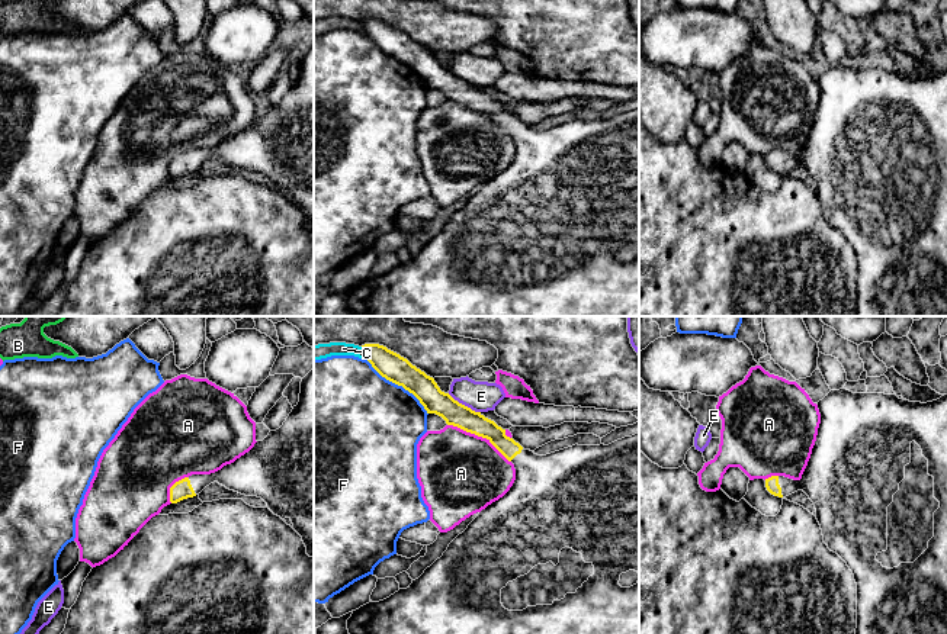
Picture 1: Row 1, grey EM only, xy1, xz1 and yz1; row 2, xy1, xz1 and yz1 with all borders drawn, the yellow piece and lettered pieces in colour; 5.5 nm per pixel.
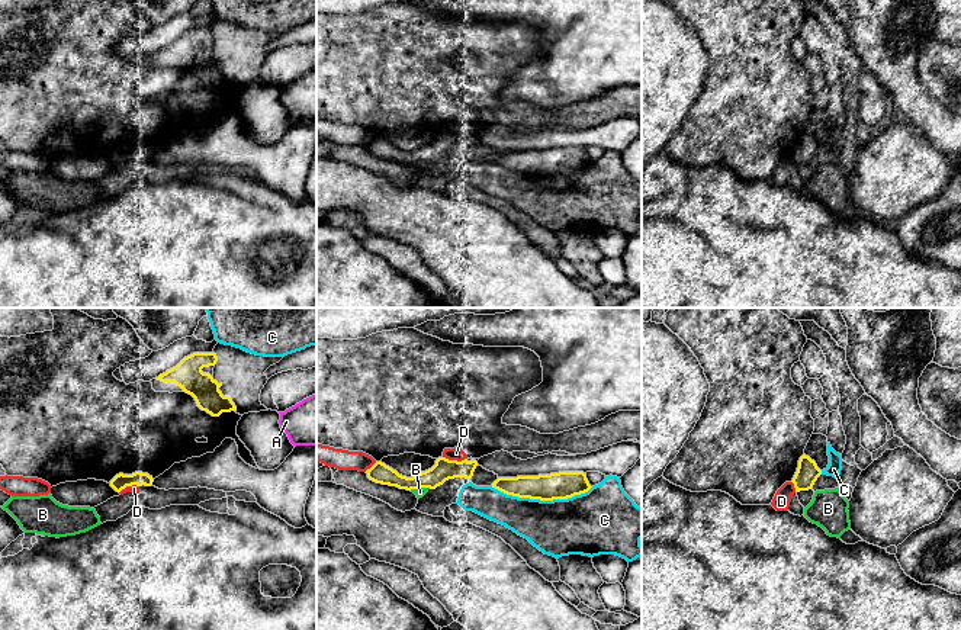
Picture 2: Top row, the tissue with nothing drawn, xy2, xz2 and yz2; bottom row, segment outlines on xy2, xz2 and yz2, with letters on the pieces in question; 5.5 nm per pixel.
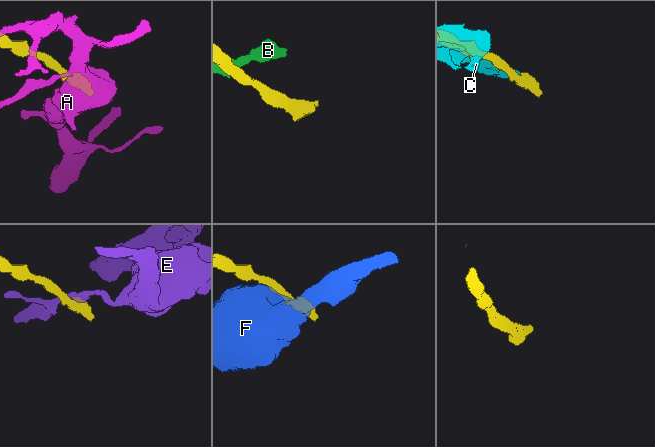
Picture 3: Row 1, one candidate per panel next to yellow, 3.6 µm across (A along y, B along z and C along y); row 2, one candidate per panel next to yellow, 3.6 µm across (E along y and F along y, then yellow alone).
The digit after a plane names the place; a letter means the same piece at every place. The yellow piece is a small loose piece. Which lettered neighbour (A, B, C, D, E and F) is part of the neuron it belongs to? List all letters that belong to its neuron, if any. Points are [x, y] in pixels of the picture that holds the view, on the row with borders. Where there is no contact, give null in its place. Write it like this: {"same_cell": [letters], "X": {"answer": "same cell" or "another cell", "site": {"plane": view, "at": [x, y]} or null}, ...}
{"same_cell": [], "A": {"answer": "another cell", "site": {"plane": "xz1", "at": [480, 435]}}, "B": {"answer": "another cell", "site": {"plane": "xz2", "at": [420, 487]}}, "C": {"answer": "another cell", "site": {"plane": "xz2", "at": [542, 500]}}, "D": {"answer": "another cell", "site": {"plane": "xz2", "at": [455, 460]}}, "E": {"answer": "another cell", "site": {"plane": "xz1", "at": [464, 405]}}, "F": {"answer": "another cell", "site": {"plane": "xz1", "at": [398, 385]}}}

